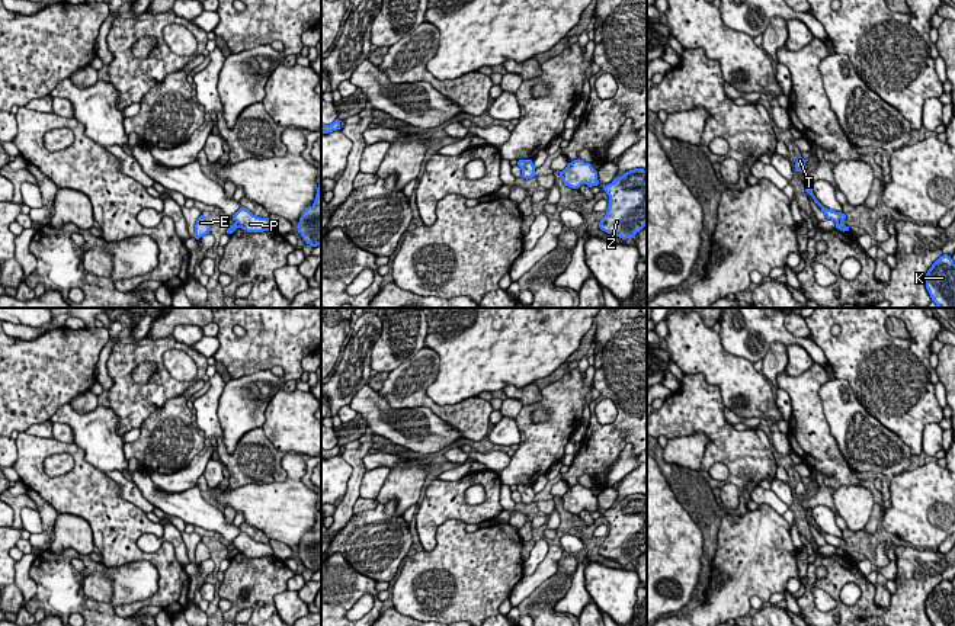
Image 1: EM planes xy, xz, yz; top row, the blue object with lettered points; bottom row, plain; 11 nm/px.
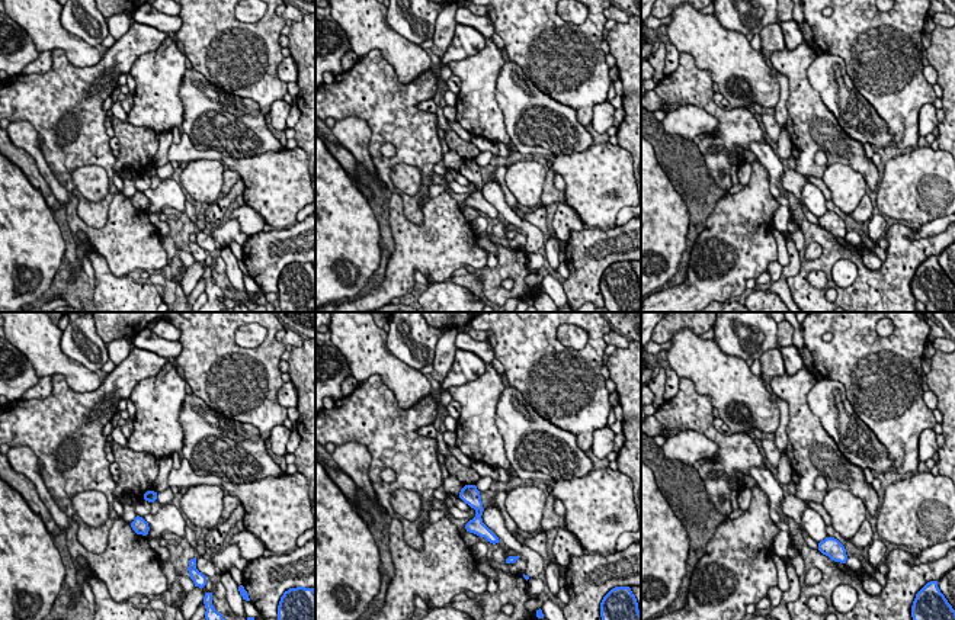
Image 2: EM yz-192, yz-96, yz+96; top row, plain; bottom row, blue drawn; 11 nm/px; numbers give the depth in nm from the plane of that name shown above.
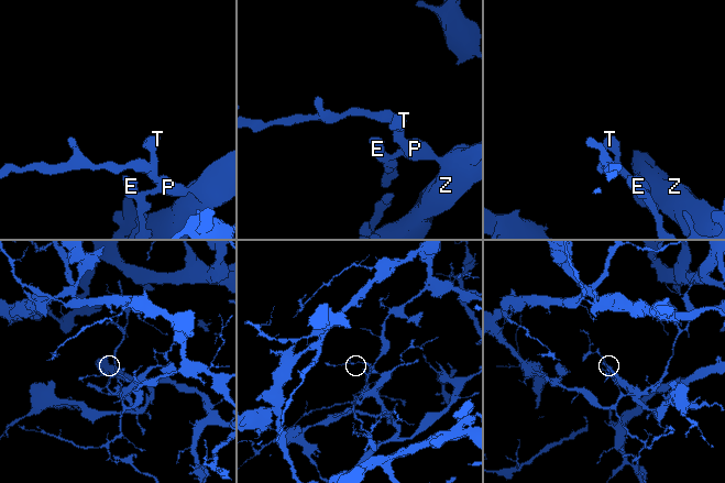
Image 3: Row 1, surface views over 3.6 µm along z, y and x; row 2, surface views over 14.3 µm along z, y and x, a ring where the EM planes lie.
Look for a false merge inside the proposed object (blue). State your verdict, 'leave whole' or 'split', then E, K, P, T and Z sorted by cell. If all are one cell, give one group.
split | E / K P T Z

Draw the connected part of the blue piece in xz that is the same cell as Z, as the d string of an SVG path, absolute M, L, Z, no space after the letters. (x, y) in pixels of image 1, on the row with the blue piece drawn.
M629 170L603 190L609 206L599 228L622 240L632 238L647 225L647 170Z

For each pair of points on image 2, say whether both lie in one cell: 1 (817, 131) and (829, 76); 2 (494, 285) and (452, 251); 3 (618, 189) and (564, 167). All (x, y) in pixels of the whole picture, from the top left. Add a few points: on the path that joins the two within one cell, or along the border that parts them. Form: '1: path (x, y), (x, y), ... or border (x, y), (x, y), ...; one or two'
1: border (807, 71), (807, 80), (835, 116), (842, 131); two
2: border (486, 264), (481, 269); two
3: path (605, 183), (577, 169); one

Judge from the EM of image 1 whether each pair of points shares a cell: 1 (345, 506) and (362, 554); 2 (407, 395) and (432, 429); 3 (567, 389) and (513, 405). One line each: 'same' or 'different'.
1: different
2: different
3: different

